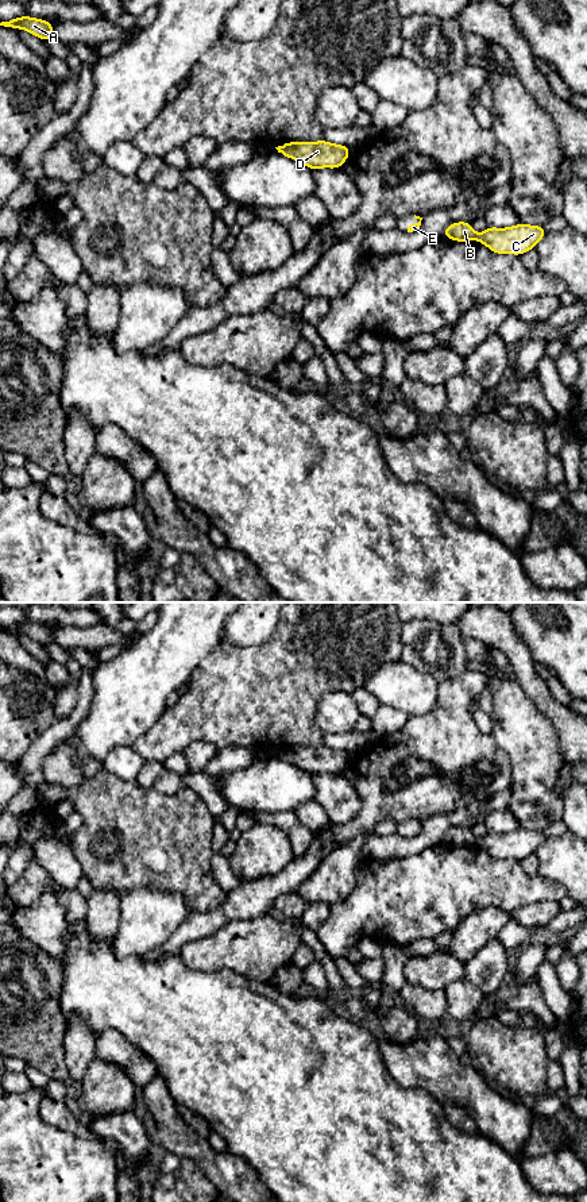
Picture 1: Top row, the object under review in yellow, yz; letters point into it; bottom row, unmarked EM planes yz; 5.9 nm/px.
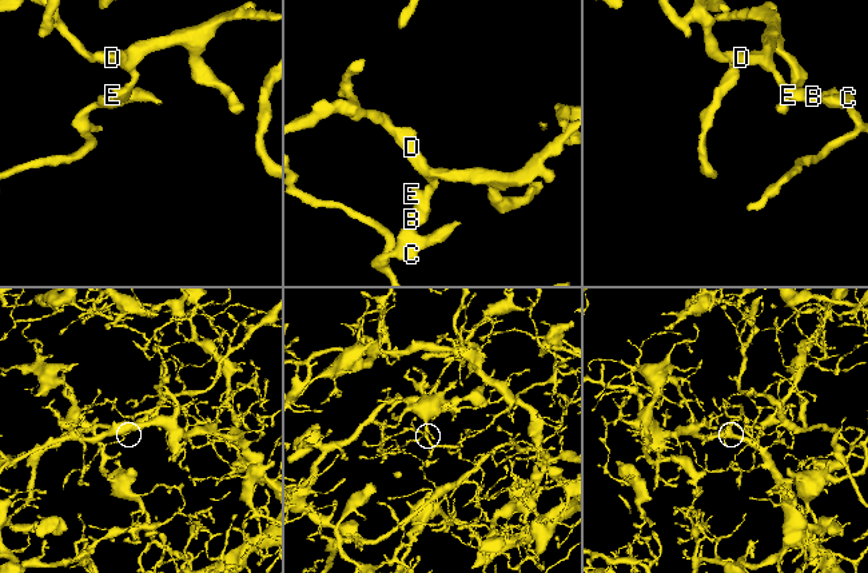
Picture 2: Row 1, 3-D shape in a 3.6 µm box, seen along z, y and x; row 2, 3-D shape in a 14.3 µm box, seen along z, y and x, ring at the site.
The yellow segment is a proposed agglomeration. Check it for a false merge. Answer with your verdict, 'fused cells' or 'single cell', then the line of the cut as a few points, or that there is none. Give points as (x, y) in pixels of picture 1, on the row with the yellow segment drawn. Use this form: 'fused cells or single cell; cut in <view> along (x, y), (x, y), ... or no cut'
fused cells; cut in yz along (479, 235), (477, 239)

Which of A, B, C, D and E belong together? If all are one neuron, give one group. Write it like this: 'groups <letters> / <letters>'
groups A B D E / C

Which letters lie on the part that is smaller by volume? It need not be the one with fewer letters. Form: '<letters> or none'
C

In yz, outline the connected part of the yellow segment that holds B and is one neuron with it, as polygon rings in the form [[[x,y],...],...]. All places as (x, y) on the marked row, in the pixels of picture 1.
[[[459,221],[449,224],[444,234],[444,238],[453,239],[456,242],[478,240],[478,234],[472,230],[471,224],[467,221]]]

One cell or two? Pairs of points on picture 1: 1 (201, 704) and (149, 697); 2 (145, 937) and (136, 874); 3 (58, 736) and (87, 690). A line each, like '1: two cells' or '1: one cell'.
1: two cells
2: two cells
3: one cell

